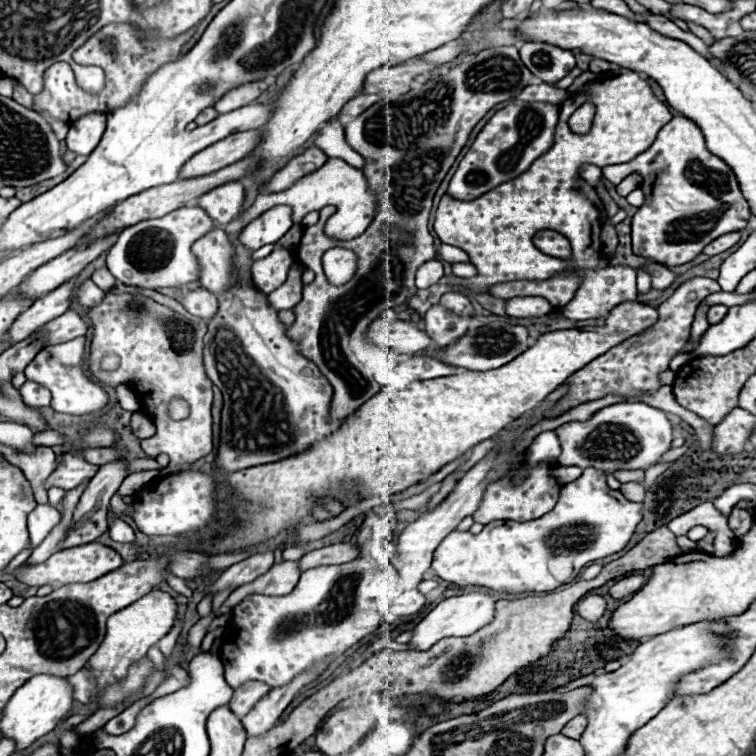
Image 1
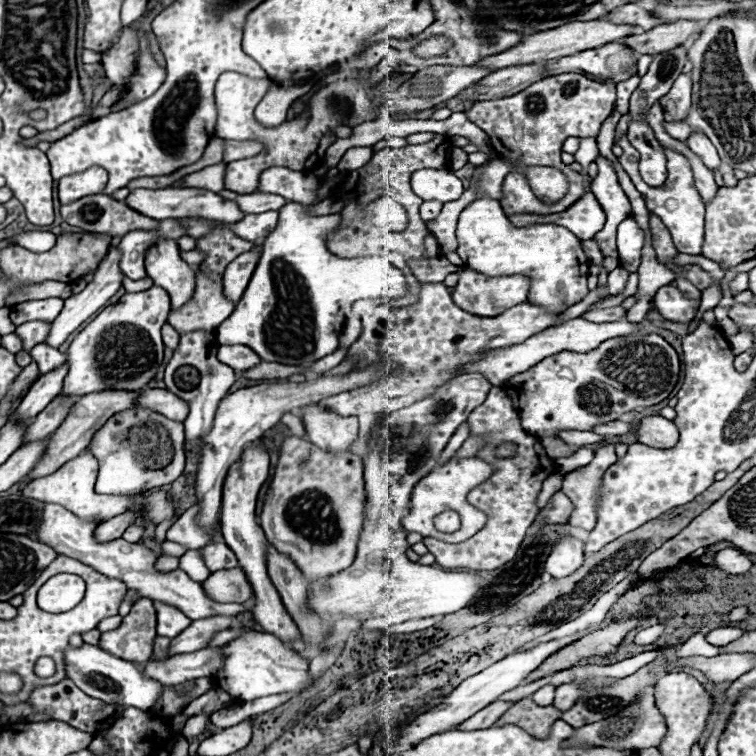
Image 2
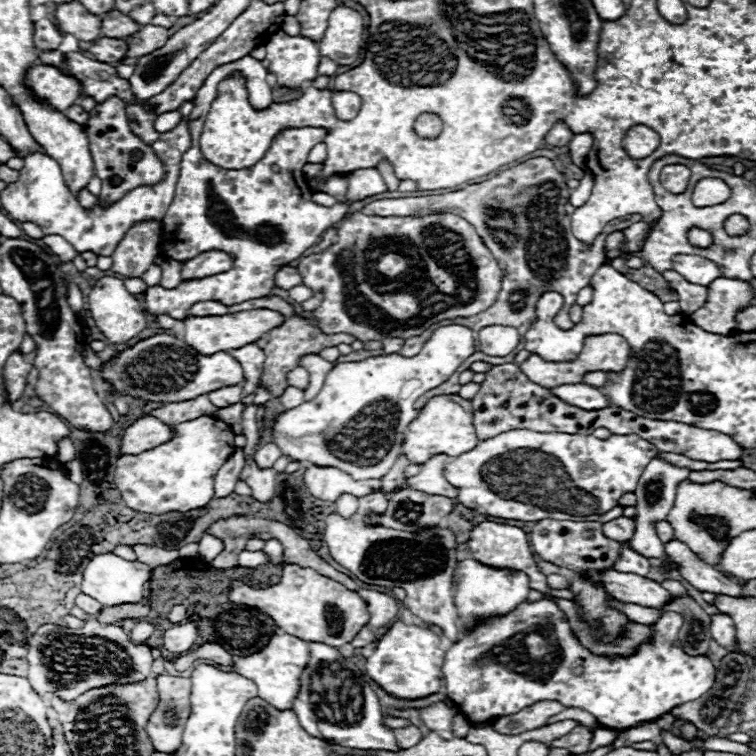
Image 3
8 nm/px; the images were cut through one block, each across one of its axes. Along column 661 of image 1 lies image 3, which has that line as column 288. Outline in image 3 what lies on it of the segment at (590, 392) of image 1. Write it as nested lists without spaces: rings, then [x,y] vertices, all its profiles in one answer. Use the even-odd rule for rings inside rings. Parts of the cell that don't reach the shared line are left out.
[[[274,296],[274,298],[256,298],[256,300],[246,300],[242,304],[234,304],[230,306],[232,312],[238,312],[238,310],[252,310],[252,308],[272,308],[272,310],[278,310],[286,316],[286,322],[274,330],[268,332],[268,346],[264,348],[266,352],[266,364],[264,364],[264,374],[262,374],[262,388],[266,388],[274,398],[280,398],[284,394],[284,390],[290,386],[288,384],[288,378],[286,374],[290,370],[294,370],[298,366],[298,360],[306,354],[318,354],[320,350],[324,348],[330,348],[330,346],[338,346],[338,344],[352,344],[356,338],[352,334],[322,334],[318,326],[312,326],[308,324],[304,318],[296,316],[294,314],[294,308],[290,304],[286,304],[282,298]]]

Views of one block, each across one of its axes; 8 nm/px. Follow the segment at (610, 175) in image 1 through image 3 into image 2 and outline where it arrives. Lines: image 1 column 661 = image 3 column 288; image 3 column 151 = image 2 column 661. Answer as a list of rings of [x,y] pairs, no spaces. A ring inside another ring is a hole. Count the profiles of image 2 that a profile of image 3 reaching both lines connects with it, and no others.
[[[662,286],[656,292],[654,306],[666,320],[674,320],[674,322],[690,322],[696,312],[696,306],[690,300],[686,300],[678,292],[678,288],[672,286]]]

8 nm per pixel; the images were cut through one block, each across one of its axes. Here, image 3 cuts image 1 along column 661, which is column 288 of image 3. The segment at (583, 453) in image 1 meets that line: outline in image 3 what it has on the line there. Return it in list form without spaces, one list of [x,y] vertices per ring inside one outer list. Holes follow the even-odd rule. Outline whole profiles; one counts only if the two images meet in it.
[[[450,324],[450,326],[438,328],[428,338],[428,342],[424,344],[418,356],[406,358],[400,354],[386,354],[386,356],[372,356],[362,362],[336,364],[328,372],[326,382],[314,400],[304,402],[296,406],[294,410],[280,412],[276,416],[272,426],[272,440],[280,448],[280,452],[288,456],[292,462],[334,466],[358,480],[382,478],[392,468],[396,458],[402,454],[402,442],[404,442],[408,424],[418,416],[418,410],[414,410],[412,404],[424,392],[446,382],[456,372],[456,368],[474,352],[476,352],[474,332],[470,328]]]

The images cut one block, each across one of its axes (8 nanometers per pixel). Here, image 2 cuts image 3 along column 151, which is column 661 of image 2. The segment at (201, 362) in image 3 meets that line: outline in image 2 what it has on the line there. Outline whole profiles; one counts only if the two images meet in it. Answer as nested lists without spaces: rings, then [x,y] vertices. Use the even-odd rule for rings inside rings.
[[[634,334],[606,340],[592,352],[576,354],[576,352],[558,352],[556,356],[544,358],[540,364],[530,370],[508,378],[502,388],[506,396],[512,398],[512,406],[518,412],[522,430],[532,436],[558,436],[562,430],[580,430],[590,432],[598,424],[608,424],[618,420],[622,414],[654,406],[668,398],[672,388],[678,382],[680,360],[676,350],[658,334]]]

